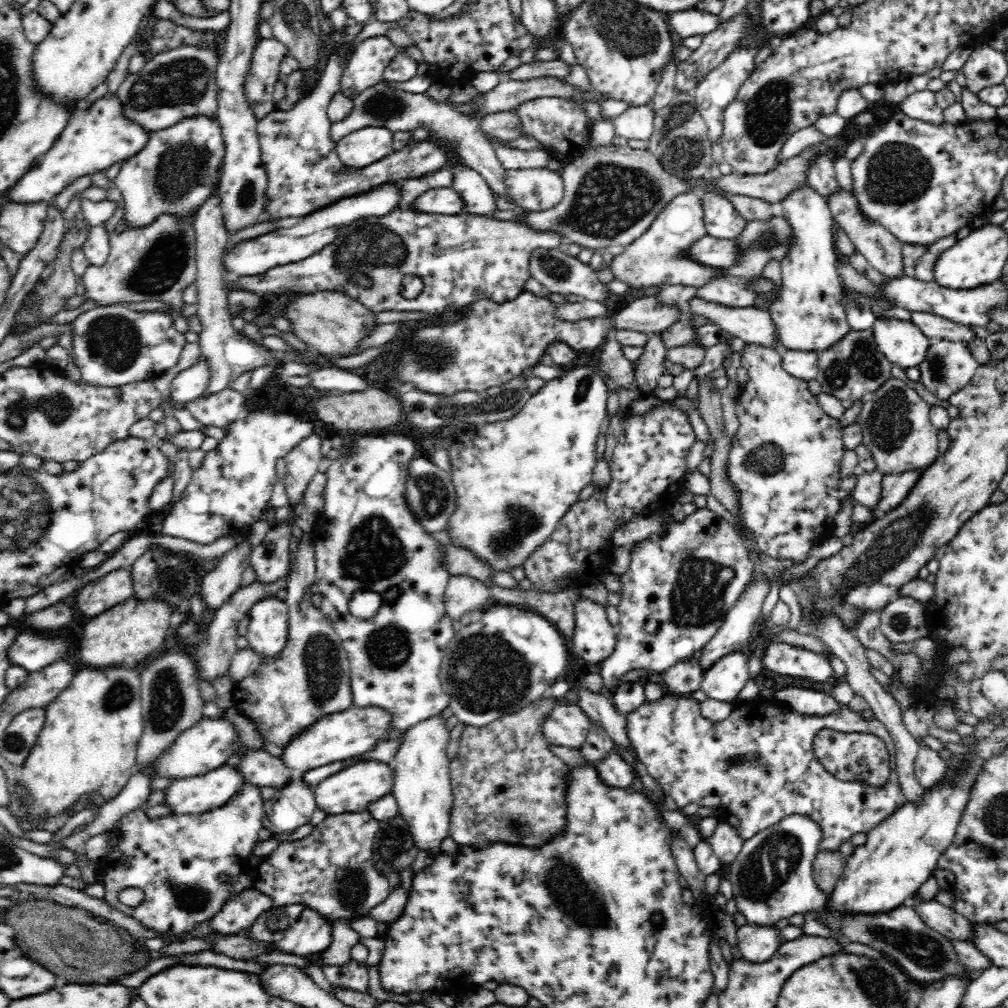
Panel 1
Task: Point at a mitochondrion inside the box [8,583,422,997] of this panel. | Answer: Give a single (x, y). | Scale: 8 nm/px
(73, 944)

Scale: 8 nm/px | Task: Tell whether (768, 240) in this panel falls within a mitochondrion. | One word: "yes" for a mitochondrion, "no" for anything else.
yes

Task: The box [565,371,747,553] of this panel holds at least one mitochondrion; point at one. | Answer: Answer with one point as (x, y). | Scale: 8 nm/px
(585, 386)

